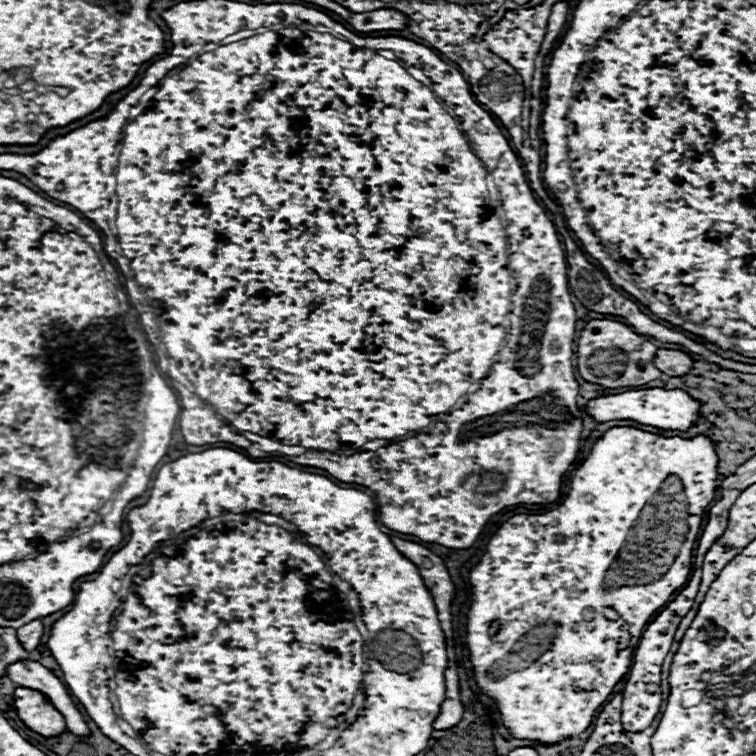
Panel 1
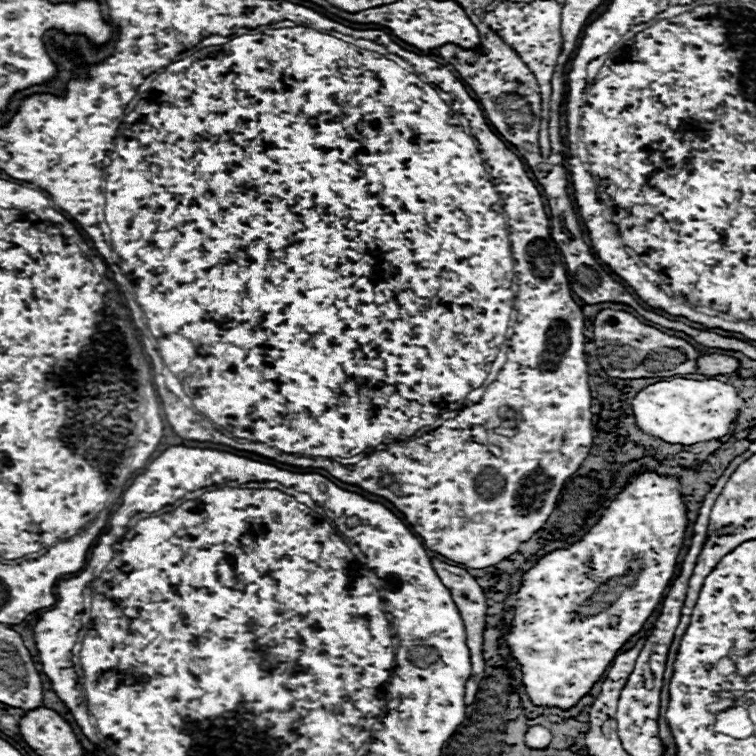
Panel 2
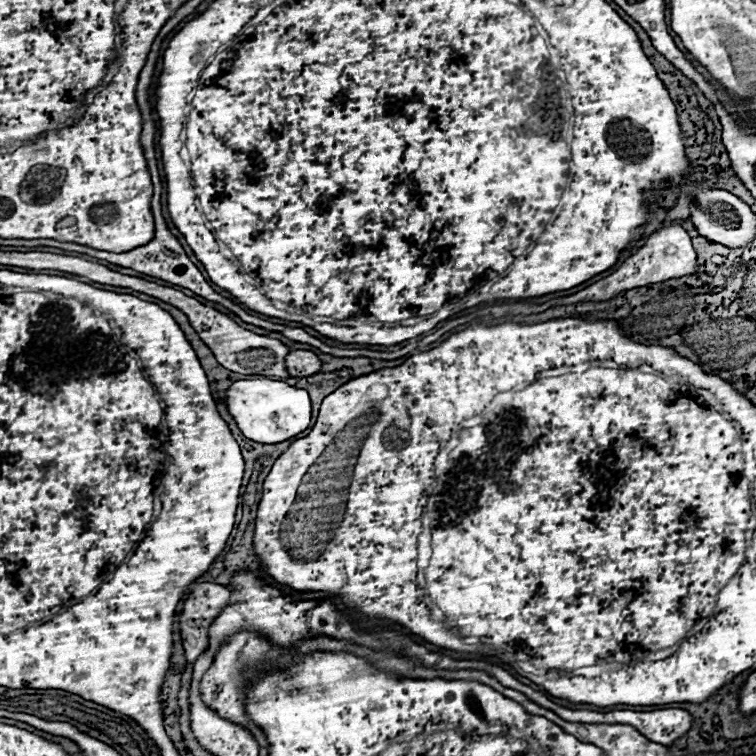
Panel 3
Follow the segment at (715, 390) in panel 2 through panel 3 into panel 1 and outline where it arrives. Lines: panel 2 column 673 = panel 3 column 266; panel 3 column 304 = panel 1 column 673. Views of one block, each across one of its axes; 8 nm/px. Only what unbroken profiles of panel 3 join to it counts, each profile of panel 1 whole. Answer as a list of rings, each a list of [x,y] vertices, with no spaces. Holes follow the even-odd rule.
[[[650,388],[650,390],[630,390],[614,396],[600,396],[586,402],[586,414],[592,416],[596,422],[606,420],[636,420],[646,426],[654,426],[660,430],[688,430],[694,426],[694,420],[698,418],[698,402],[692,400],[682,390],[662,390],[662,388]]]

